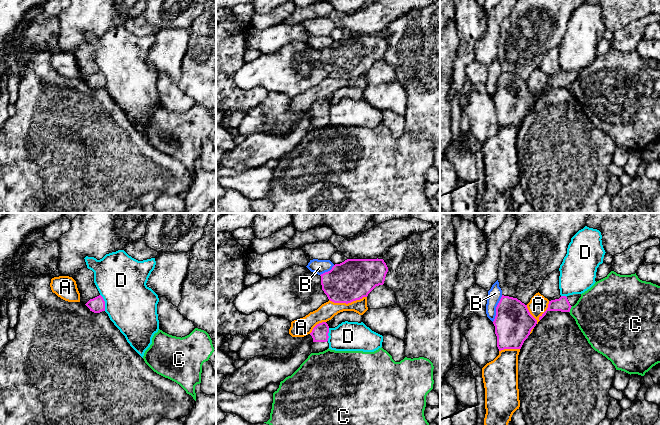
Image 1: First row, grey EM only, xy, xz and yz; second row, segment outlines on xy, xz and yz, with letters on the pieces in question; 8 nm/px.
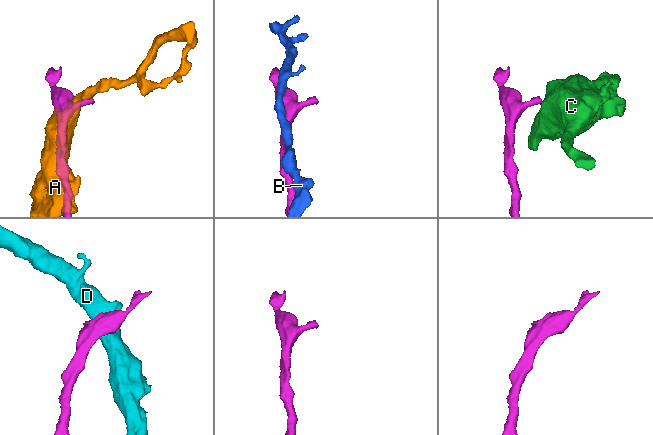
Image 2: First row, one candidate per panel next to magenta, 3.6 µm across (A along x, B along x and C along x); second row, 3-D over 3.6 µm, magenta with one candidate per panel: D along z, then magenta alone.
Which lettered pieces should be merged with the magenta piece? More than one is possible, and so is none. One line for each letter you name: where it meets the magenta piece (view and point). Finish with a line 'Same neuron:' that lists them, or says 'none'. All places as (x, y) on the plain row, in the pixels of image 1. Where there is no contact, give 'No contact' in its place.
Same neuron: none

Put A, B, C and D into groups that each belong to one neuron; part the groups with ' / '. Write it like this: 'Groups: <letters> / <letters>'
Groups: A / B / C / D

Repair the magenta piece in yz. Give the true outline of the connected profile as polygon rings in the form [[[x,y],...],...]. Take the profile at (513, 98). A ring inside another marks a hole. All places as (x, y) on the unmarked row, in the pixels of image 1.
[[[502,71],[496,83],[493,100],[497,123],[501,127],[521,125],[537,96],[530,90],[527,81],[517,74]]]

